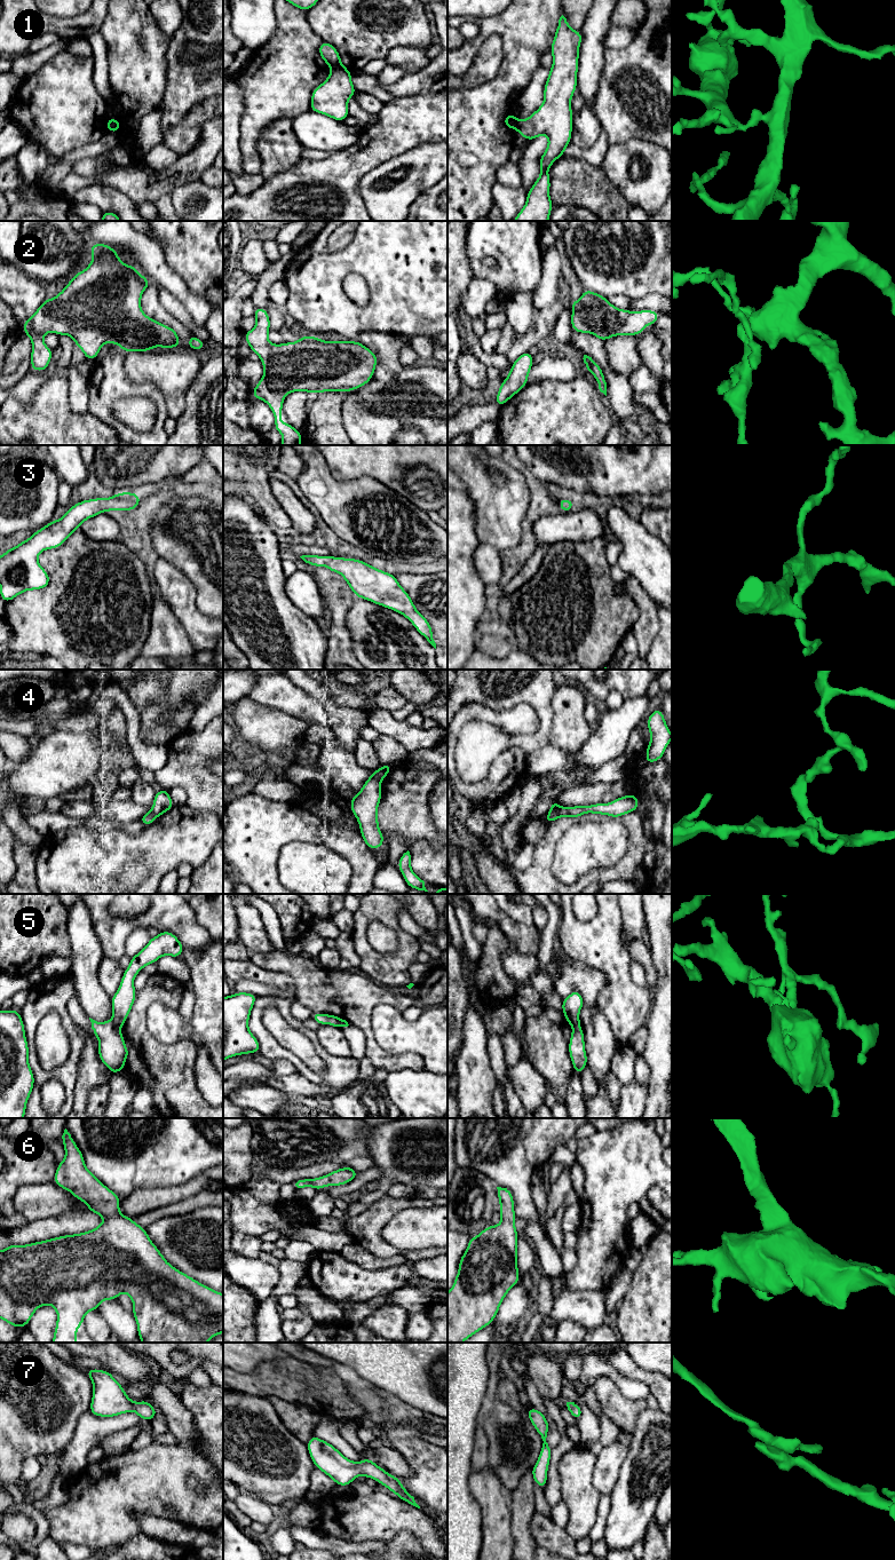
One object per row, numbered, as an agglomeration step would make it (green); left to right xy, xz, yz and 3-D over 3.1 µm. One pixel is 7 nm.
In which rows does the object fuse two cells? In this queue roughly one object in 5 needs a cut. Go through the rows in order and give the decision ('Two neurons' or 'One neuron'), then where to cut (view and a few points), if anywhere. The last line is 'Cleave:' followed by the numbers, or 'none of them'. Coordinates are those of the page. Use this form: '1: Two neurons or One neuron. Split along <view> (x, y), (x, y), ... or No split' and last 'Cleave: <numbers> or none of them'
1: Two neurons. Split along xz (341, 64), (332, 69)
2: One neuron. No split
3: One neuron. No split
4: Two neurons. Split along xz (377, 770), (380, 782)
5: One neuron. No split
6: One neuron. No split
7: One neuron. No split
Cleave: 1, 4

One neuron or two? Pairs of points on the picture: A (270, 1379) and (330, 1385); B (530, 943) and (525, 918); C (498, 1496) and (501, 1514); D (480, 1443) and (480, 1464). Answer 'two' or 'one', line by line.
A: one
B: two
C: one
D: one

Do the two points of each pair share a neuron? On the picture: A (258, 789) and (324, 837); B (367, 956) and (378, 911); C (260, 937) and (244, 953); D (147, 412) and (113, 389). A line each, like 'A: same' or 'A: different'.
A: different
B: same
C: different
D: different

